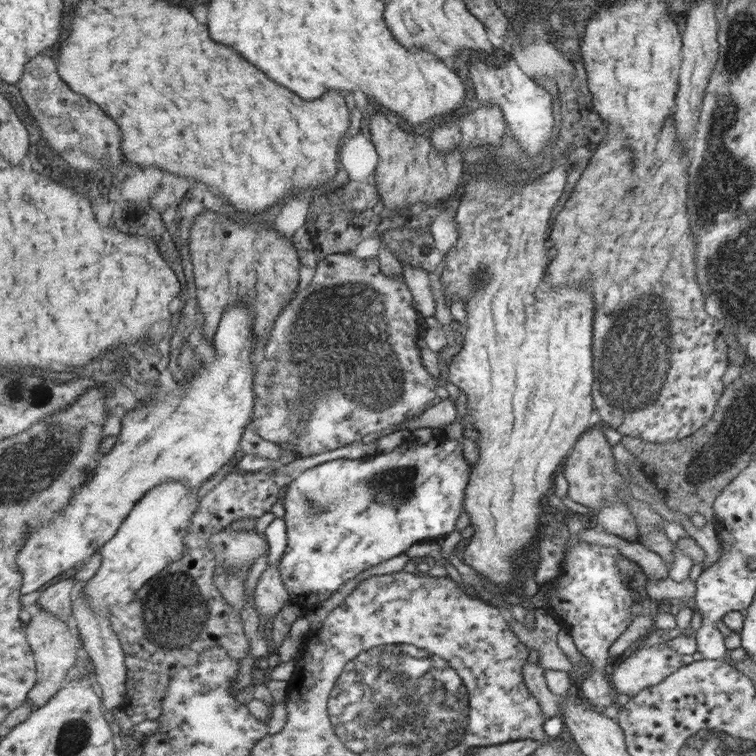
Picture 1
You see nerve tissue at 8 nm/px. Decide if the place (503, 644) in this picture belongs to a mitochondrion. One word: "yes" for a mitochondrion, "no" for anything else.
no

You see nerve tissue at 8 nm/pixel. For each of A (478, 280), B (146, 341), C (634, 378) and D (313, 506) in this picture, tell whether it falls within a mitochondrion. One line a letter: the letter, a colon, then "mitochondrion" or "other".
A: mitochondrion
B: other
C: mitochondrion
D: mitochondrion

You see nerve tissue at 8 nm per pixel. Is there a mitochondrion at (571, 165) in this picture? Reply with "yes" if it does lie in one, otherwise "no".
no

